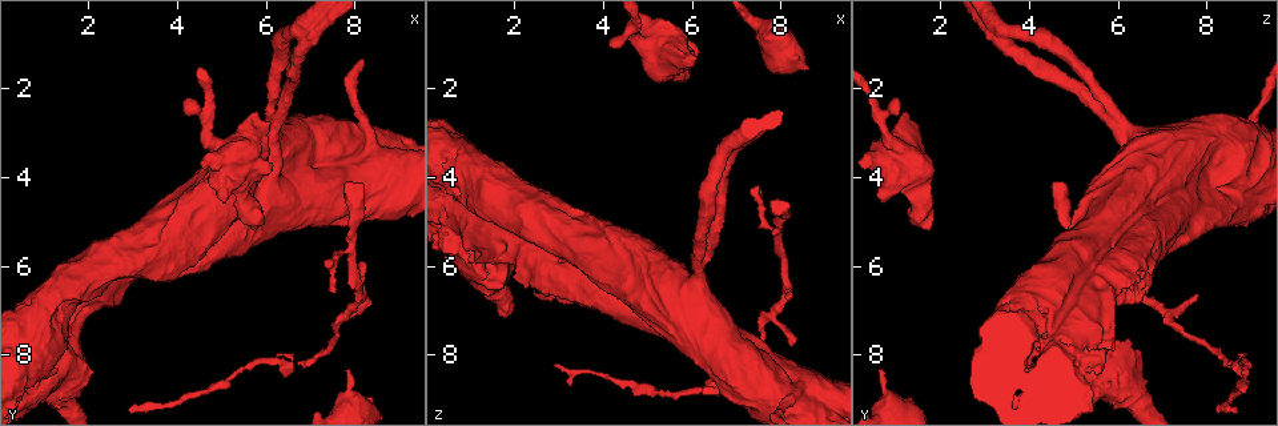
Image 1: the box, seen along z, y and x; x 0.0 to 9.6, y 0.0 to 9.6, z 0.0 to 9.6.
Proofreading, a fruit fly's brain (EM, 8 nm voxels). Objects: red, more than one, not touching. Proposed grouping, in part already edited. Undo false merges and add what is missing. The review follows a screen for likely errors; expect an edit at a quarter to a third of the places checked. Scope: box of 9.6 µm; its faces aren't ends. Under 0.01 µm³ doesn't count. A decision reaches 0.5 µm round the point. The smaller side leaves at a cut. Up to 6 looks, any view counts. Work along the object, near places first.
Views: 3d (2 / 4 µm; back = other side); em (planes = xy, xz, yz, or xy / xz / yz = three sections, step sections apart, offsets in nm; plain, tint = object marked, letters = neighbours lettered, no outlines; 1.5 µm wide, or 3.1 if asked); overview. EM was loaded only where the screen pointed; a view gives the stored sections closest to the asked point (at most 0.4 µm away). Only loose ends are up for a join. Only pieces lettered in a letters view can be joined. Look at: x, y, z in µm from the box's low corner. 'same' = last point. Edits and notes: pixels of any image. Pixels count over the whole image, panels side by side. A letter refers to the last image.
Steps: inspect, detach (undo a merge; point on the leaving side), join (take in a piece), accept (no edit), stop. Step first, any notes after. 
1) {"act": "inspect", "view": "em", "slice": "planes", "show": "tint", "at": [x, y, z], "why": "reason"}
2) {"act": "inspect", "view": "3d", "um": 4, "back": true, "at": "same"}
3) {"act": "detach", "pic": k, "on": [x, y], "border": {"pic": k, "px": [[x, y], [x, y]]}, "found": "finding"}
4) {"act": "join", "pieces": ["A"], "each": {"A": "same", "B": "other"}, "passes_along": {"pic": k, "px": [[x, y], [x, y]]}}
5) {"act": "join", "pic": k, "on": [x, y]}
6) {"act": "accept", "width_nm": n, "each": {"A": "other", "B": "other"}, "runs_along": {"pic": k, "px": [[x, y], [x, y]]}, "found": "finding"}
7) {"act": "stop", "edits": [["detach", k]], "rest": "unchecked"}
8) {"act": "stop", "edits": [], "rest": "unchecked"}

{"act": "inspect", "view": "em", "slice": "planes", "show": "plain", "at": [6.10, 2.80, 1.30]}

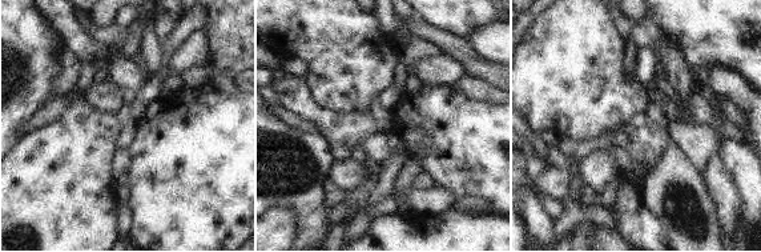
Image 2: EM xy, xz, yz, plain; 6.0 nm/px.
{"act": "inspect", "view": "em", "slice": "planes", "show": "letters", "at": "same"}

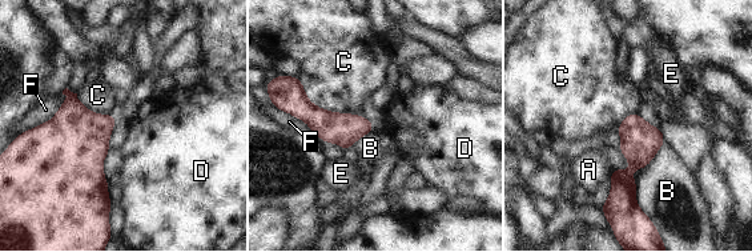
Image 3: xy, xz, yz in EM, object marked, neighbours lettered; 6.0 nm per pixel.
{"act": "accept", "each": {"A": "other", "B": "other", "C": "other", "D": "other", "E": "other", "F": "other"}, "border": {"pic": 3, "px": [[635, 180], [635, 202], [646, 214]]}, "found": "none of them fits"}

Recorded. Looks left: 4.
{"act": "inspect", "view": "3d", "um": 4, "at": [7.90, 8.35, 0.70], "why": "free end"}

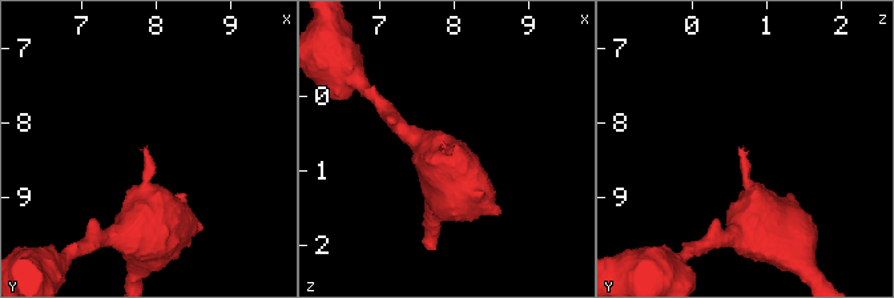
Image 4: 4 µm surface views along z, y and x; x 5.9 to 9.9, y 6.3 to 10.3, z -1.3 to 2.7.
{"act": "inspect", "view": "em", "slice": "xz", "step": 8, "show": "tint", "at": [7.85, 8.30, 0.70], "why": "need the tissue"}

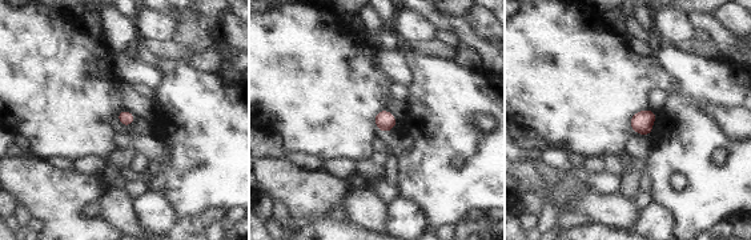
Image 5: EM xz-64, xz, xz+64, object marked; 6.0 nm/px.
{"act": "inspect", "view": "em", "slice": "planes", "show": "letters", "at": "same", "why": "cut it another way"}

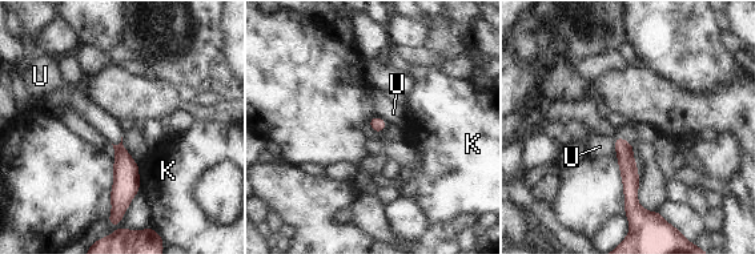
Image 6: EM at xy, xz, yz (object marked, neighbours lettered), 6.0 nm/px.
{"act": "accept", "longest_contact_nm": ["K", 150], "each": {"K": "other", "U": "other"}, "border": {"pic": 6, "px": [[613, 140], [617, 156]]}, "found": "no lettered piece goes on from it"}

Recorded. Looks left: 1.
{"act": "inspect", "view": "em", "slice": "xy", "step": 4, "show": "letters", "at": [7.85, 7.05, 7.10], "why": "a fork"}

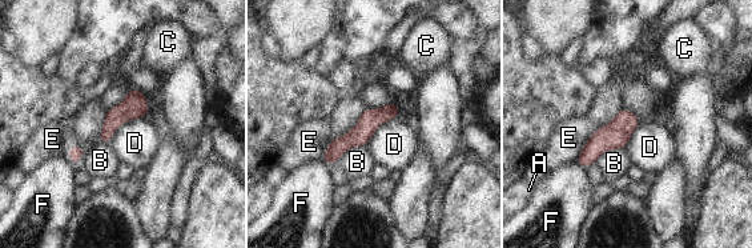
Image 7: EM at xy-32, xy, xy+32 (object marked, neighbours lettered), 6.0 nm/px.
{"act": "accept", "width_nm": 130, "each": {"A": "other", "B": "other", "C": "other", "D": "other", "E": "other", "F": "other"}, "runs_along": {"pic": 7, "px": [[393, 107], [326, 158]]}, "found": "all the same cell"}

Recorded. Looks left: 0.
{"act": "stop", "edits": [], "rest": "unchecked"}

